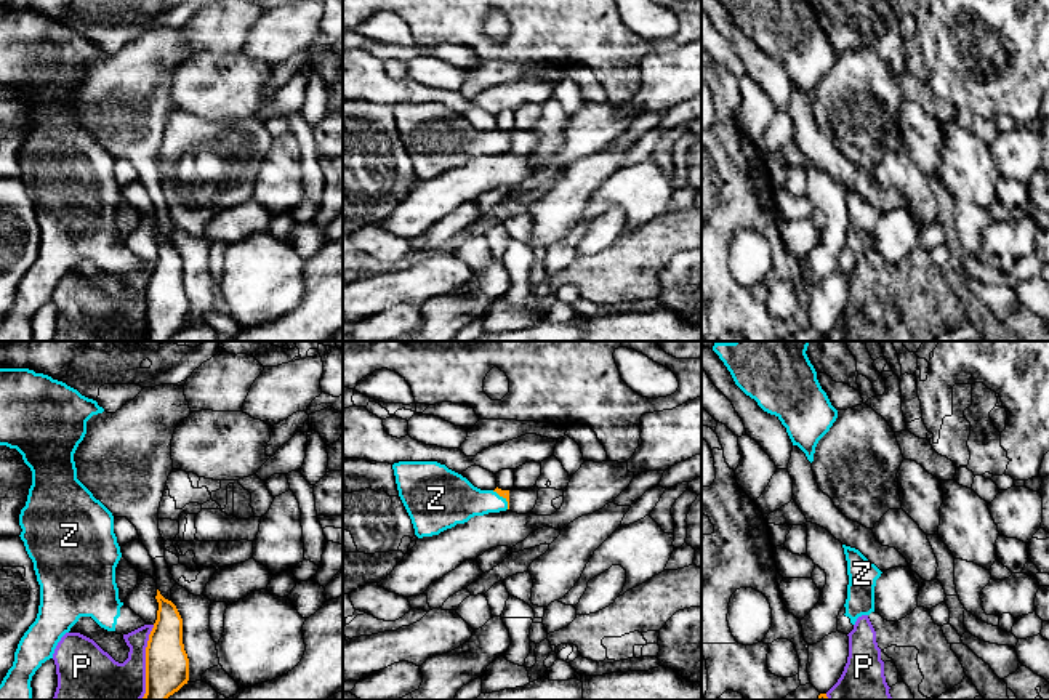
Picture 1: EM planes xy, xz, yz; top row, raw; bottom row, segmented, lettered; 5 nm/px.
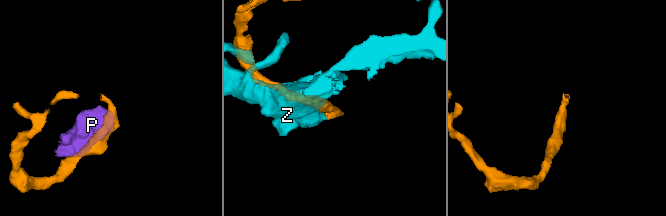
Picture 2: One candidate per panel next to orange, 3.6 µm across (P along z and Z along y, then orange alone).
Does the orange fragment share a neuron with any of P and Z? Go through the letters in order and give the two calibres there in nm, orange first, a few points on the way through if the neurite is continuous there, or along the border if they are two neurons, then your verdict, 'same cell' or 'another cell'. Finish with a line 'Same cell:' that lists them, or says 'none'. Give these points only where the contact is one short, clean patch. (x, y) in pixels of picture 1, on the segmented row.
P: 220 nm thick on the orange side, 340 nm on the other; another cell
Z: 50 nm thick on the orange side, 240 nm on the other; runs through xz (505, 494), (503, 497), (454, 500); same cell
Same cell: Z

